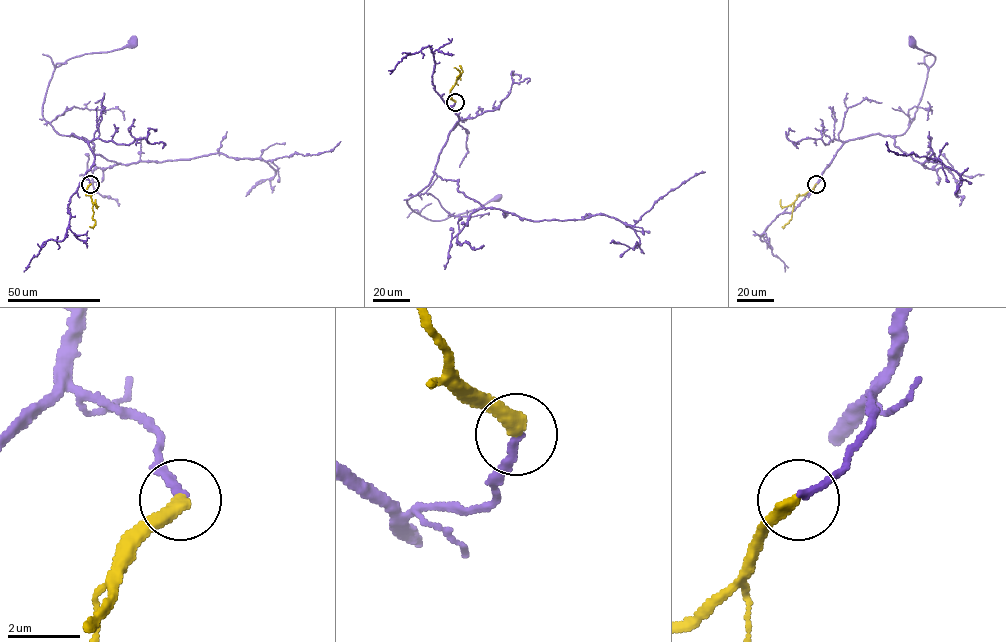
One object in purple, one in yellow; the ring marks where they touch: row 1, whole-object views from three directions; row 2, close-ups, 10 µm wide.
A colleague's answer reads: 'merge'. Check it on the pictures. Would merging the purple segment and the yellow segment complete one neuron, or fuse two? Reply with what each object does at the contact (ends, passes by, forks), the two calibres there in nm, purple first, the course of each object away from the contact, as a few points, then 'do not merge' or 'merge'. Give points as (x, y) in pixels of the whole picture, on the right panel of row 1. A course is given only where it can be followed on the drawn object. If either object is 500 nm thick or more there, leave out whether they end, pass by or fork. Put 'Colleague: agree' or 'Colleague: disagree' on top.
Colleague: agree
purple ends | yellow ends | 200/400 nm | purple via (816, 184), (846, 141), (877, 134), (900, 135), (907, 129), (935, 60), (911, 42) | yellow via (816, 184), (798, 197), (791, 218), (782, 226) | merge

